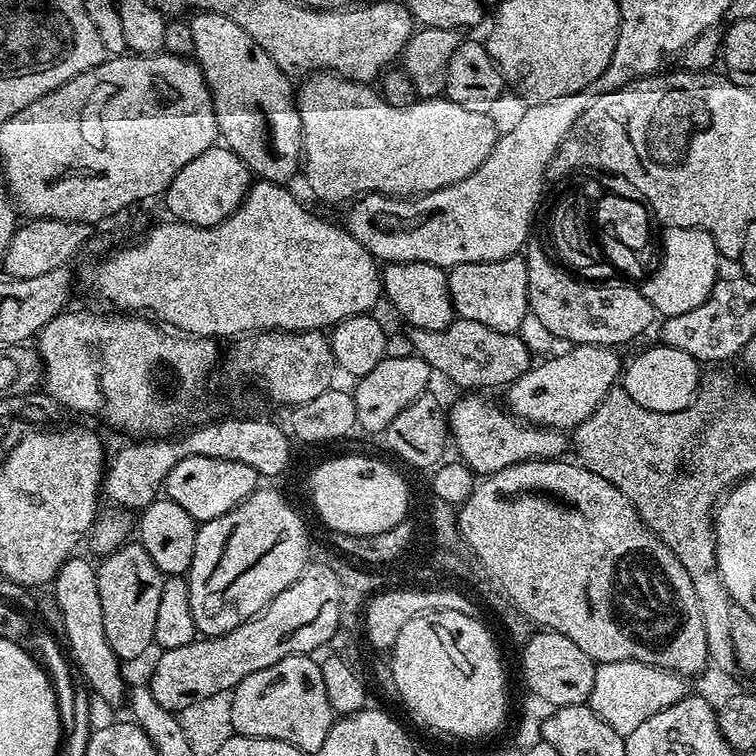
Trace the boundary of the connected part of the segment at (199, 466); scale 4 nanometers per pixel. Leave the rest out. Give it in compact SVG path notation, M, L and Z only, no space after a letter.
M187 456L174 466L174 470L170 470L166 481L166 496L167 499L178 502L178 506L182 506L182 510L186 510L190 518L203 522L222 518L222 514L236 508L256 491L261 480L262 477L256 473L254 466L246 466L246 462L236 462L226 458Z

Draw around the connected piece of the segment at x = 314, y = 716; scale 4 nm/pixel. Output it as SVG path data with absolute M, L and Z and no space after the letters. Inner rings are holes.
M297 654L266 666L255 674L246 674L242 682L232 689L232 730L238 736L256 736L260 740L290 742L305 754L319 754L326 734L330 734L334 713L330 698L326 698L326 685L322 683L319 663L308 654Z

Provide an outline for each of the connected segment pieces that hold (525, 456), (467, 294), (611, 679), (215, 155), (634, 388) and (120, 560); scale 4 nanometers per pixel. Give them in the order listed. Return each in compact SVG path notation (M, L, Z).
M464 396L453 408L450 408L450 440L460 451L459 459L472 469L473 473L481 477L491 476L498 470L506 470L506 466L521 464L527 460L555 460L565 455L564 451L569 451L570 440L563 431L551 428L533 426L523 420L517 420L511 412L500 408L492 400L487 400L484 396Z
M523 255L507 256L494 262L459 264L447 269L447 273L452 310L459 319L482 322L482 326L490 326L490 330L519 333L523 319L530 313L528 306L528 262Z
M633 660L610 662L596 669L590 706L606 723L614 726L616 732L627 734L634 730L634 726L642 726L650 714L658 714L658 710L666 710L666 706L674 706L674 702L689 695L688 684L679 672L668 672L665 668Z
M214 146L191 162L186 162L182 170L170 182L170 186L162 194L162 201L168 207L167 215L173 220L194 226L214 226L222 222L244 200L250 187L248 167L226 146Z
M663 346L648 348L640 352L632 361L627 361L622 372L622 386L646 410L659 412L677 412L688 408L696 397L702 379L701 365L686 350L674 350Z
M125 542L99 561L96 569L98 598L102 598L102 622L110 650L122 662L138 656L154 644L154 622L166 579L154 566L154 558L138 542Z

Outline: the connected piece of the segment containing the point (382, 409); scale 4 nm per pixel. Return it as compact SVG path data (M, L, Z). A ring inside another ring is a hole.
M418 355L410 358L390 358L385 356L370 374L359 377L355 381L356 388L352 392L354 398L354 410L356 411L356 423L361 429L368 432L382 434L402 414L402 410L410 407L420 396L429 391L428 383L434 379L432 367Z

